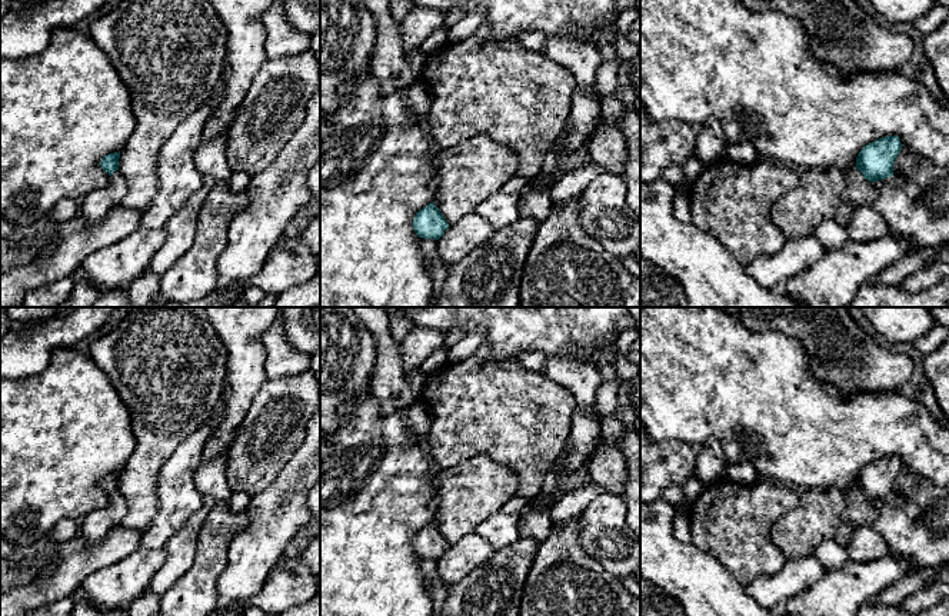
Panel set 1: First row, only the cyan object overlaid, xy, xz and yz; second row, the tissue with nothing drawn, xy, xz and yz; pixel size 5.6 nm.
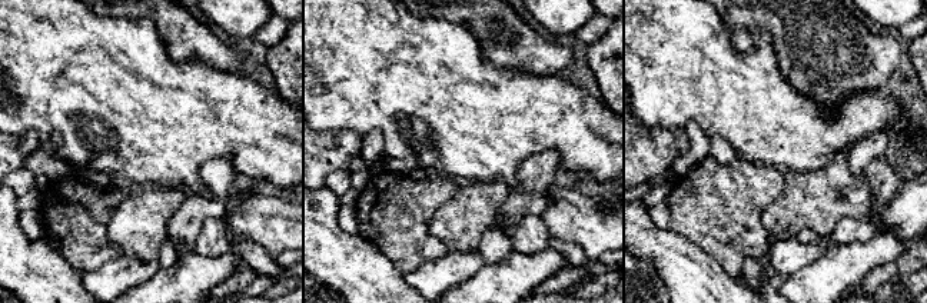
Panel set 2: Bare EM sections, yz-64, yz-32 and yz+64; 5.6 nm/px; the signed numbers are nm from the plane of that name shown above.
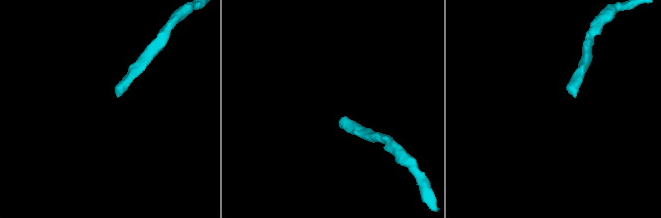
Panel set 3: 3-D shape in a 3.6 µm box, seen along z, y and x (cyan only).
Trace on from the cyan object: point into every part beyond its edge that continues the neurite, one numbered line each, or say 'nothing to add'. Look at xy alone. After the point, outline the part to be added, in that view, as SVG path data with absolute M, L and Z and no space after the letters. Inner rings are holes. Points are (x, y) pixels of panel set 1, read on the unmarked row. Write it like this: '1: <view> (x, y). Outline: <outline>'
1: xy (95, 528). Outline: M119 490L109 496L104 509L89 513L81 519L81 549L94 549L103 543L110 530L119 527L126 515L126 503Z

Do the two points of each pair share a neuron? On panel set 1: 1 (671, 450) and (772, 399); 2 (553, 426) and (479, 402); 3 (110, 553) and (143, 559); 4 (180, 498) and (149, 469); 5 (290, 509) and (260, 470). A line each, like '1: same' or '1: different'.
1: different
2: same
3: different
4: different
5: different

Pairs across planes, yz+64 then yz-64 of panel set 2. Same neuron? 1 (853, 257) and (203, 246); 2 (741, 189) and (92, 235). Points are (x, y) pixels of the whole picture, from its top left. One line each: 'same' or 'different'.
1: different
2: same

